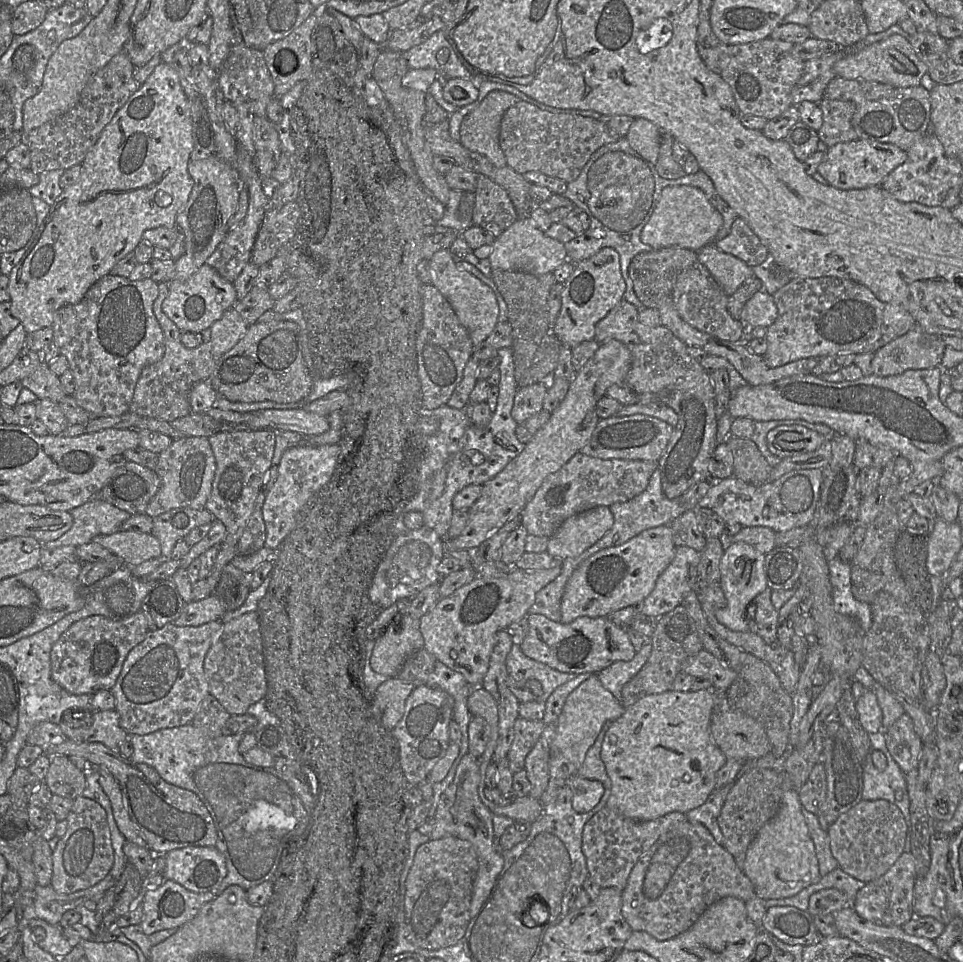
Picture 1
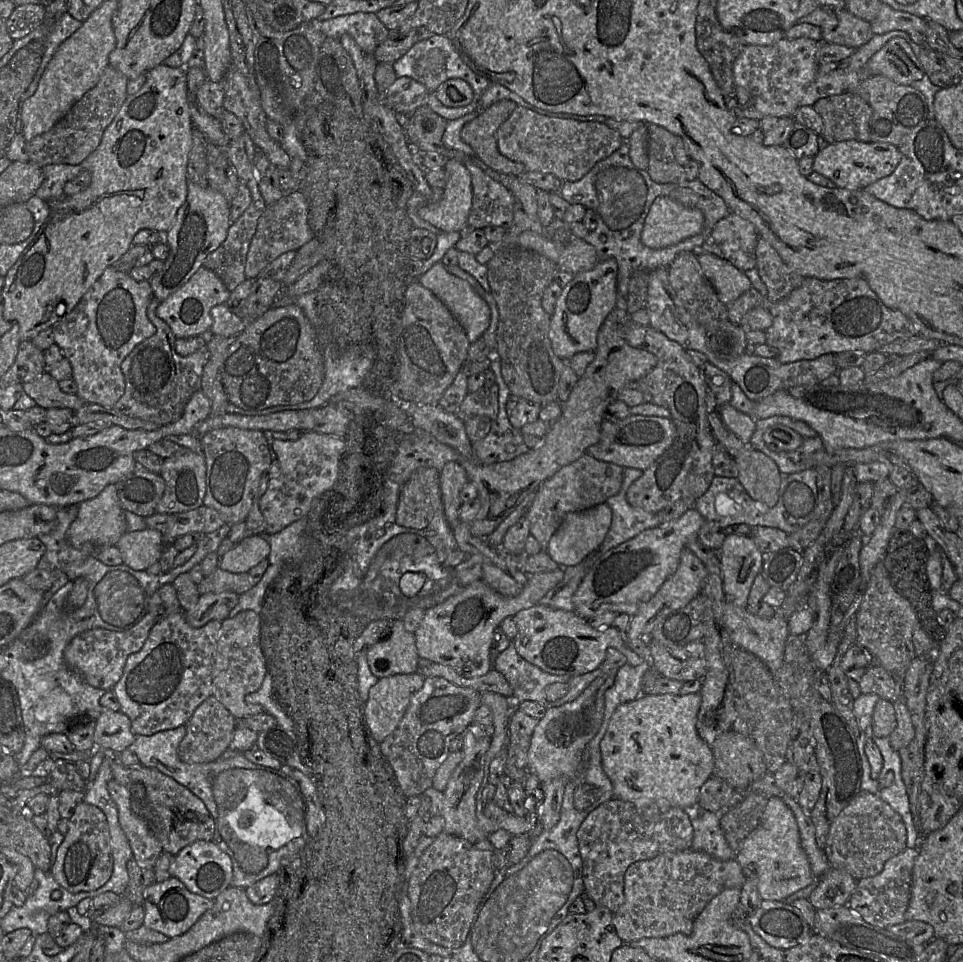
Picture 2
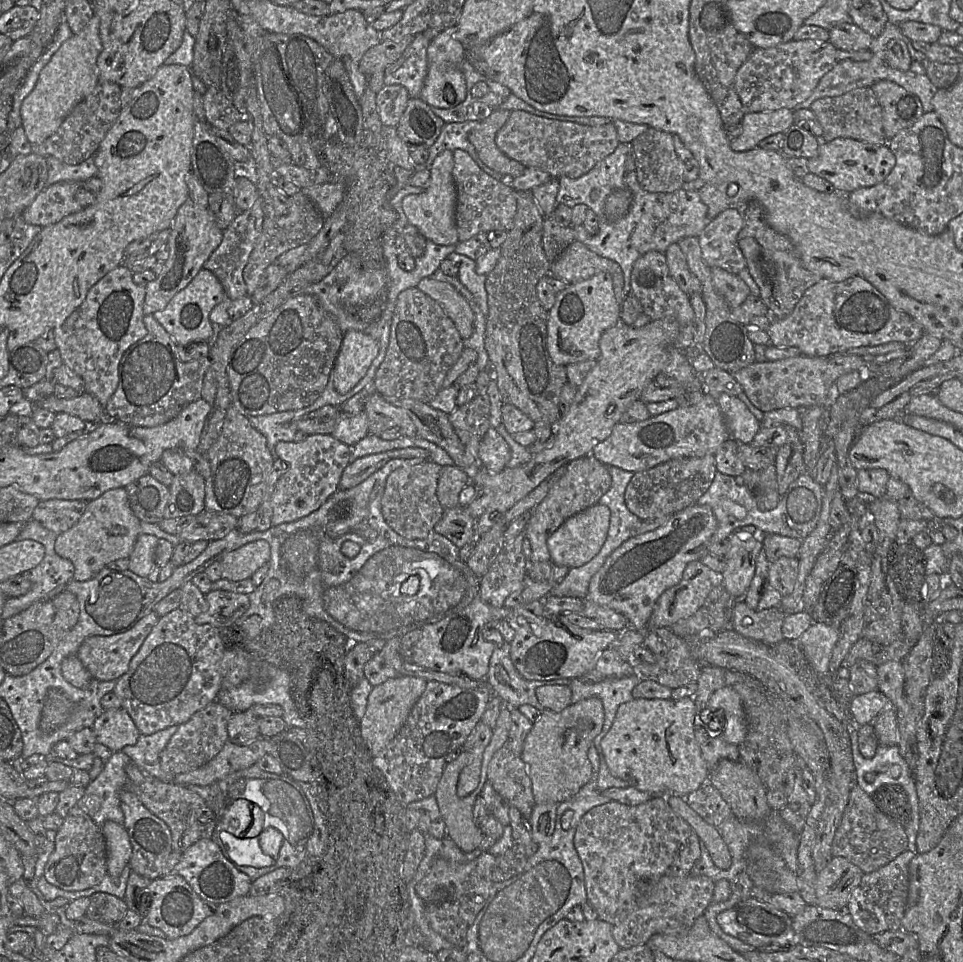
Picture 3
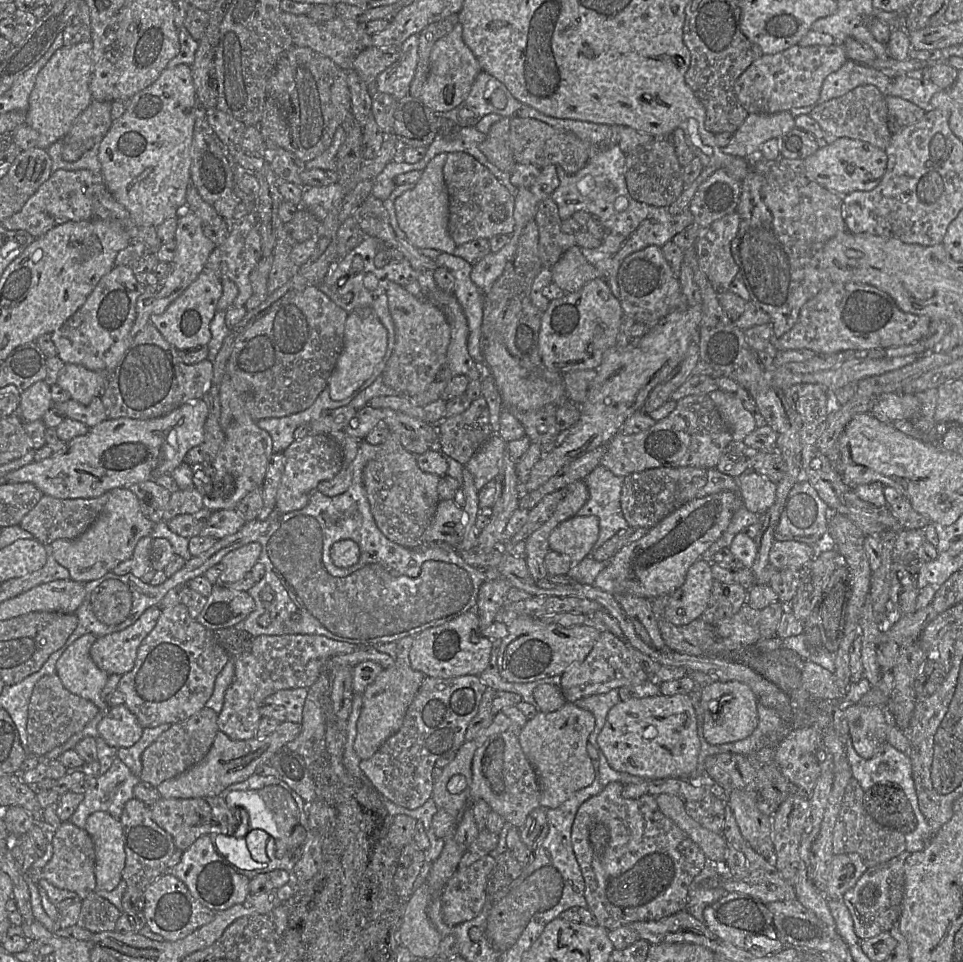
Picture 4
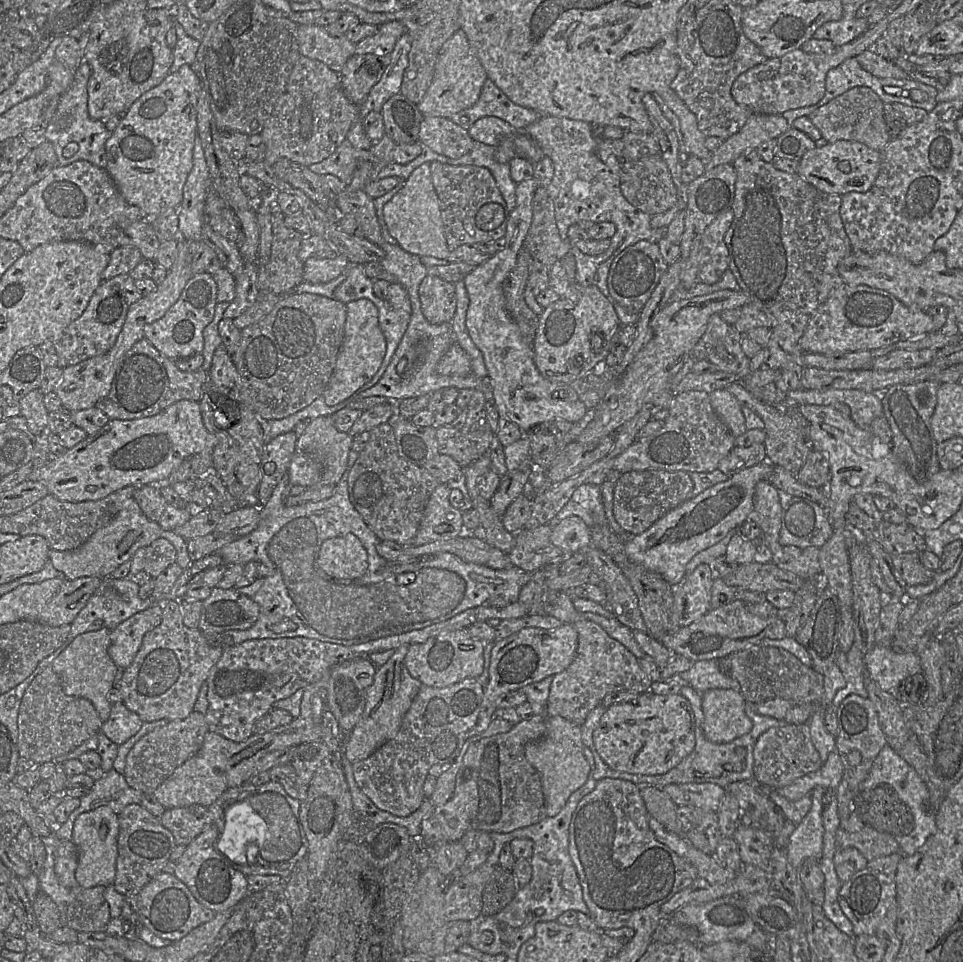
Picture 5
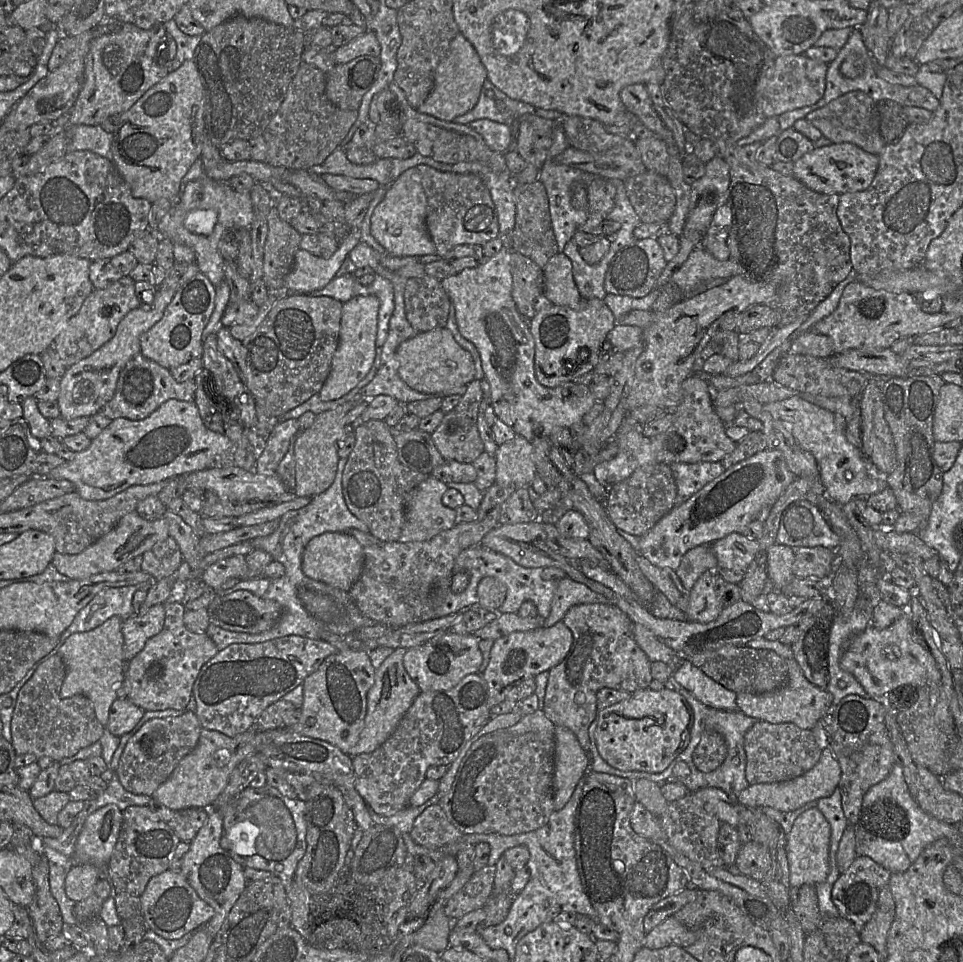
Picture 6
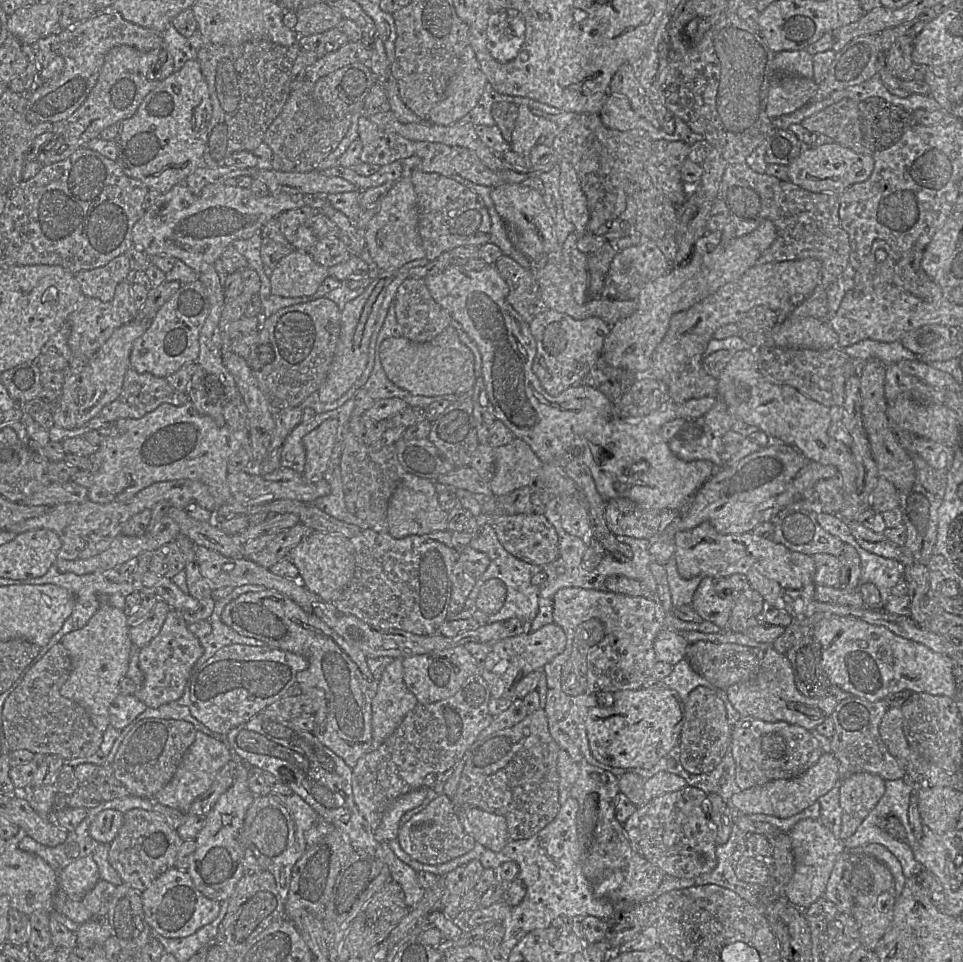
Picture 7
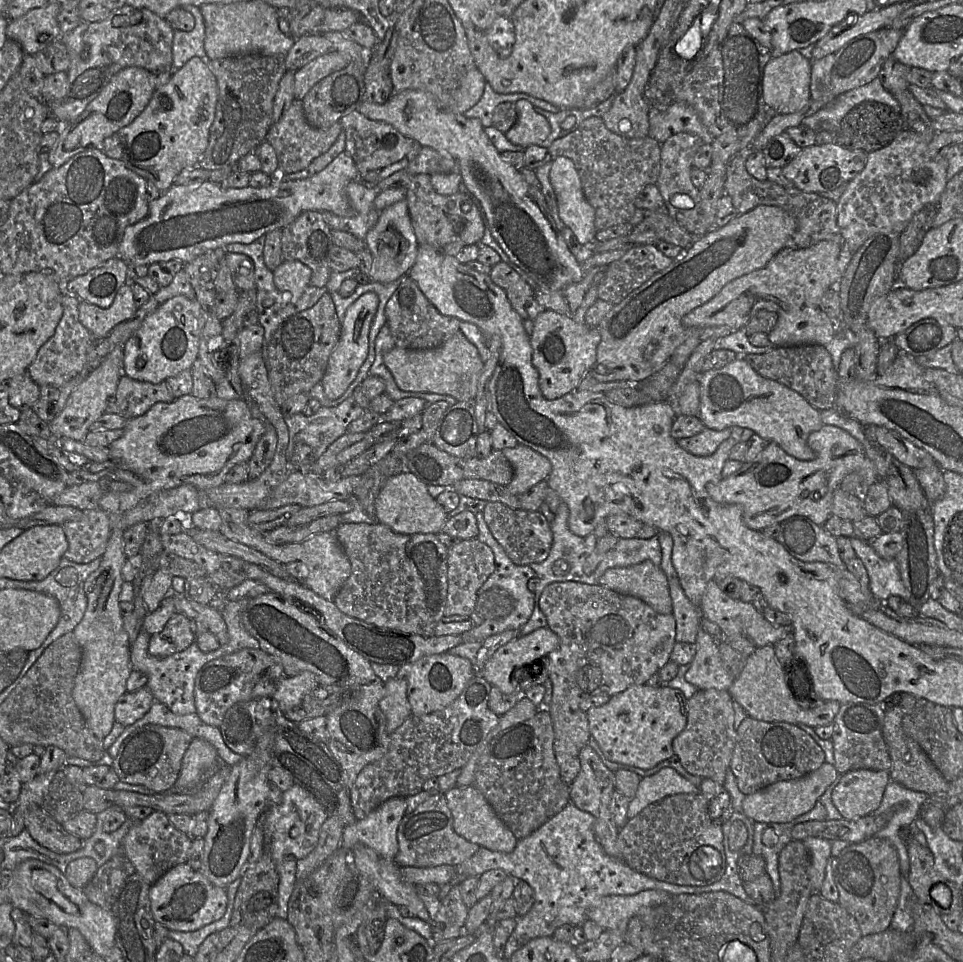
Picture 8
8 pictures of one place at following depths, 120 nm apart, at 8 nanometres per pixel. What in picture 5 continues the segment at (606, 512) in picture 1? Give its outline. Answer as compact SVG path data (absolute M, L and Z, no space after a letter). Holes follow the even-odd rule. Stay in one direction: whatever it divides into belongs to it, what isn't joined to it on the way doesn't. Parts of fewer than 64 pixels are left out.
M570 516L552 527L550 540L565 555L573 556L591 545L590 528L582 518Z

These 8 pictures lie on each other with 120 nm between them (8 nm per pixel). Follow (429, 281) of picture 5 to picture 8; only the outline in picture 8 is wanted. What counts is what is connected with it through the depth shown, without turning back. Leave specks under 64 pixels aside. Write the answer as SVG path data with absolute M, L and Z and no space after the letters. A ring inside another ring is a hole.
M408 275L400 283L385 306L386 324L396 347L408 350L426 350L440 346L460 330L460 320L442 315L425 297L416 282Z

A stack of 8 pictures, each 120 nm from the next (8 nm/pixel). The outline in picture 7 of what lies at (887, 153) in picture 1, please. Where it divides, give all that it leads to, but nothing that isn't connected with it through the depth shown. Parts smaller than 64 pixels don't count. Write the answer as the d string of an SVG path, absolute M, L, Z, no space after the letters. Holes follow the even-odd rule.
M837 142L810 146L788 166L789 180L810 192L841 194L853 184L867 180L874 169L872 155L858 153Z

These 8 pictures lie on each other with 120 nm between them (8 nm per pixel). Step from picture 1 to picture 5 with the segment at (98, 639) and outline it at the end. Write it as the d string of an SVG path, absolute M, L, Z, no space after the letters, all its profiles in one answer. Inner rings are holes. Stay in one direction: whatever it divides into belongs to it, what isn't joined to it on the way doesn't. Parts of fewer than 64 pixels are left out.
M153 603L111 631L108 654L118 668L125 669L132 663L144 635L160 624L162 613L162 603Z

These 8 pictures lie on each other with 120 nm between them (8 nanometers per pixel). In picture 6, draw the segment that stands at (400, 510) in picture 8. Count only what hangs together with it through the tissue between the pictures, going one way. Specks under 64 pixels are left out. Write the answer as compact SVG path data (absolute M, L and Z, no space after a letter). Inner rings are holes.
M429 475L407 496L405 521L399 542L423 542L453 528L456 511L443 505L446 483Z

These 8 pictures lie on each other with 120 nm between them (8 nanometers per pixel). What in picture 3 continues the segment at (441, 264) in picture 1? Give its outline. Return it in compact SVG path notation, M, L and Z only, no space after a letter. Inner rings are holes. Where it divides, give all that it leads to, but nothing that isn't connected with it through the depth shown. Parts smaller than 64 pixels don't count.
M430 276L423 278L417 287L442 307L463 339L472 335L475 313L465 297L453 285Z

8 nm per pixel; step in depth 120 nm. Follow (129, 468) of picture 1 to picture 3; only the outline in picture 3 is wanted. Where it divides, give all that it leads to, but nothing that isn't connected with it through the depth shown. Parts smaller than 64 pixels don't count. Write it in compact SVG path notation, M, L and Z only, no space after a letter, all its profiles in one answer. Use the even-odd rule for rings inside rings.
M149 473L124 487L133 514L147 523L158 524L170 498L169 487L158 482Z

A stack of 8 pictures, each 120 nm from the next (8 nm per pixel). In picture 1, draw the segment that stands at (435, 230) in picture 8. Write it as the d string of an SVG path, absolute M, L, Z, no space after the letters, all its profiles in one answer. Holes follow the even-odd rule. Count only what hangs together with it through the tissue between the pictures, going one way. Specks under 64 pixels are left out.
M478 174L474 193L473 225L494 222L504 231L519 219L507 191L487 176Z

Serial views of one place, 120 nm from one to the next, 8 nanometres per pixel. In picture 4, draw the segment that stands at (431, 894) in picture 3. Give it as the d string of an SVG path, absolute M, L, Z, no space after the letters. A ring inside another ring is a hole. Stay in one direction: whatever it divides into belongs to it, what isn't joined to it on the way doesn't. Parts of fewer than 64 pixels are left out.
M489 854L464 869L458 869L441 891L442 918L449 926L474 919L482 910L486 901L487 877L495 864L495 858Z

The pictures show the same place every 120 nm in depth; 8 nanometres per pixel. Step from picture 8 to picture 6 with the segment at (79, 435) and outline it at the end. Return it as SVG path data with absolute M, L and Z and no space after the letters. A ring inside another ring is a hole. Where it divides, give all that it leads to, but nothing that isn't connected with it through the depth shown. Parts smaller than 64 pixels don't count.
M157 289L151 303L129 311L117 326L114 336L89 356L67 367L60 379L57 399L60 416L65 419L90 417L111 400L121 370L136 354L140 353L140 336L154 326L164 314L177 289Z

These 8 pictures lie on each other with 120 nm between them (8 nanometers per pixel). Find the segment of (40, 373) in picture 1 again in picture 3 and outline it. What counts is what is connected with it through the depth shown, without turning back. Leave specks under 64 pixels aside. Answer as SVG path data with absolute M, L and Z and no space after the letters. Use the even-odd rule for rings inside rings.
M78 393L74 398L58 398L54 394L43 399L31 401L35 407L41 407L56 413L65 412L79 417L89 424L99 424L104 420L105 409L92 395Z

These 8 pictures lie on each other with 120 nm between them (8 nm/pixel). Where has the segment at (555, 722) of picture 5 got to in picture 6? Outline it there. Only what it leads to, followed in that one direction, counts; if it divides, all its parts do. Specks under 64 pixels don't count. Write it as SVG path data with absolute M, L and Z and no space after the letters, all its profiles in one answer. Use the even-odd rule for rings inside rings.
M556 726L553 776L555 811L561 810L570 800L588 764L586 752L575 734L566 727Z

